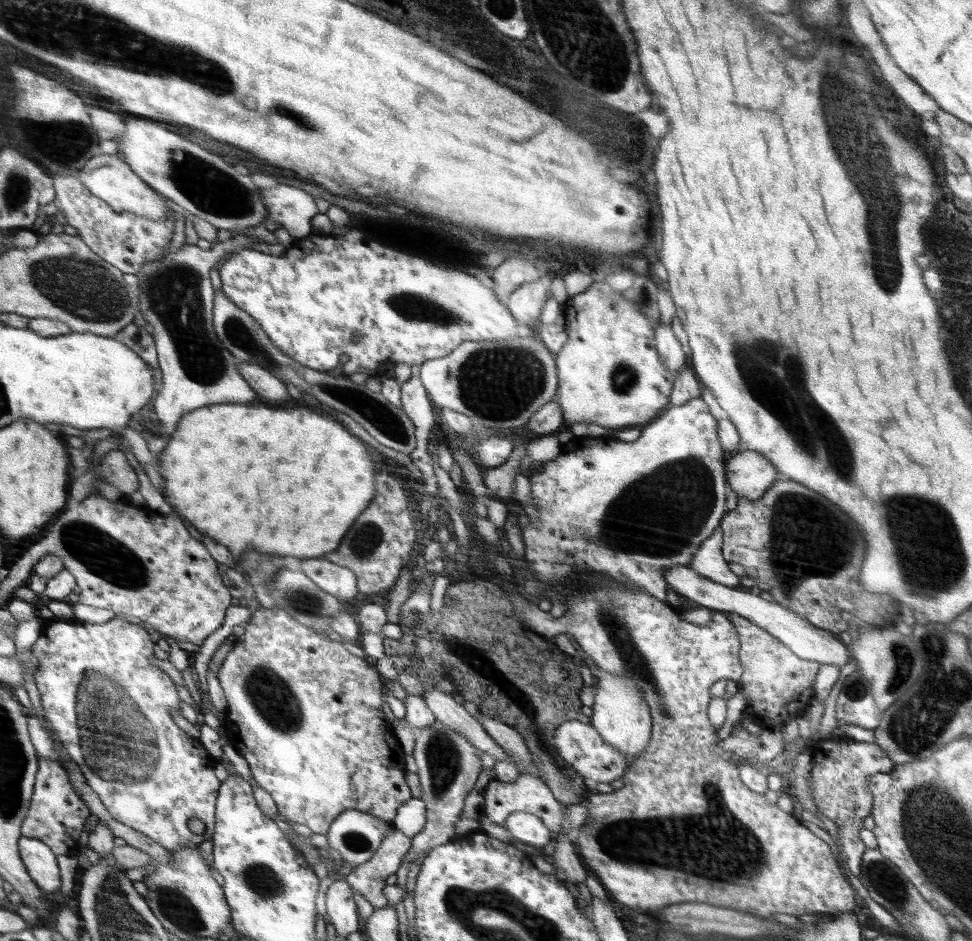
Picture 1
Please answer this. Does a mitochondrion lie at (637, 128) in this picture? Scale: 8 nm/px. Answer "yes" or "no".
no

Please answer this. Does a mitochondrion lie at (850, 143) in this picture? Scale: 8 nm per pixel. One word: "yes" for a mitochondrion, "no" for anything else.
yes

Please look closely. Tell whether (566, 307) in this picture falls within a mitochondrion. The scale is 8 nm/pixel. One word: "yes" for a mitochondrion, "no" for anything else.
no

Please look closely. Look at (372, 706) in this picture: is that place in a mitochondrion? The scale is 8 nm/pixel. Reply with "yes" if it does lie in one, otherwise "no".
no

